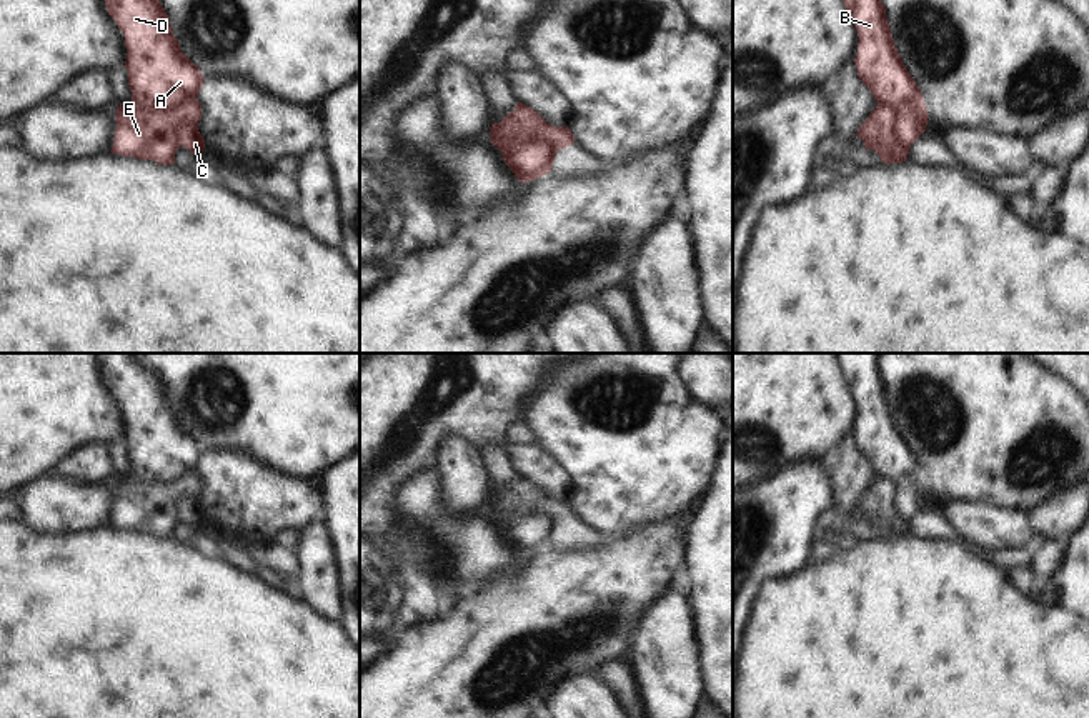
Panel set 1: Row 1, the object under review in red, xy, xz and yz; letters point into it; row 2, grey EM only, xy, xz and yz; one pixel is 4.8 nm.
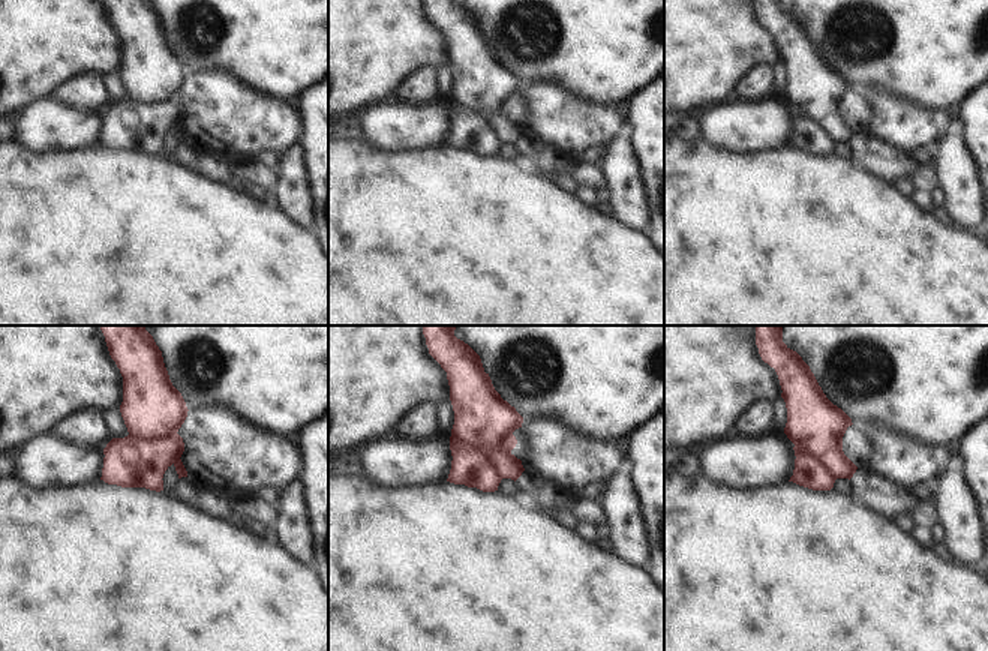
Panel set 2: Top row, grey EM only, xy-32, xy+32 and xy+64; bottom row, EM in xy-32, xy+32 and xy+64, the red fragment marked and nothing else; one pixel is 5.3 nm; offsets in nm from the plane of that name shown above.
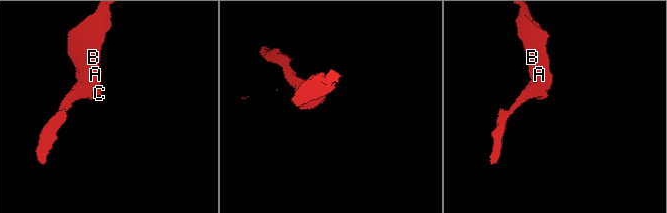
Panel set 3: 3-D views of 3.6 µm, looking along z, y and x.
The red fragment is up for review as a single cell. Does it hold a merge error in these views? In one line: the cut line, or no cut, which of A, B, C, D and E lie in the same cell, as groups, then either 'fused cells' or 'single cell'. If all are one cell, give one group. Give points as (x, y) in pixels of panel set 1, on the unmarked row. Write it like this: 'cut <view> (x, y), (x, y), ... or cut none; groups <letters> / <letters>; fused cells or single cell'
cut xy (195, 472), (167, 485), (130, 477); groups A B C D / E; fused cells

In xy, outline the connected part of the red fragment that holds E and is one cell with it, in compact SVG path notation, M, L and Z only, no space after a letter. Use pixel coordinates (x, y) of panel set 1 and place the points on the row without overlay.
M190 473L173 485L163 486L135 476L117 481L117 503L112 526L173 538L180 521L180 503L201 491L201 478Z

